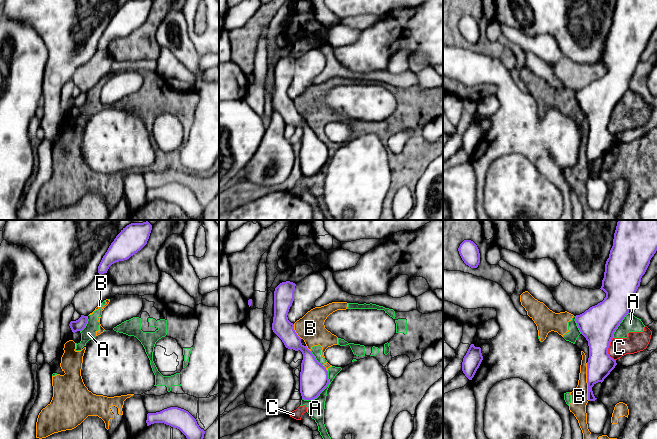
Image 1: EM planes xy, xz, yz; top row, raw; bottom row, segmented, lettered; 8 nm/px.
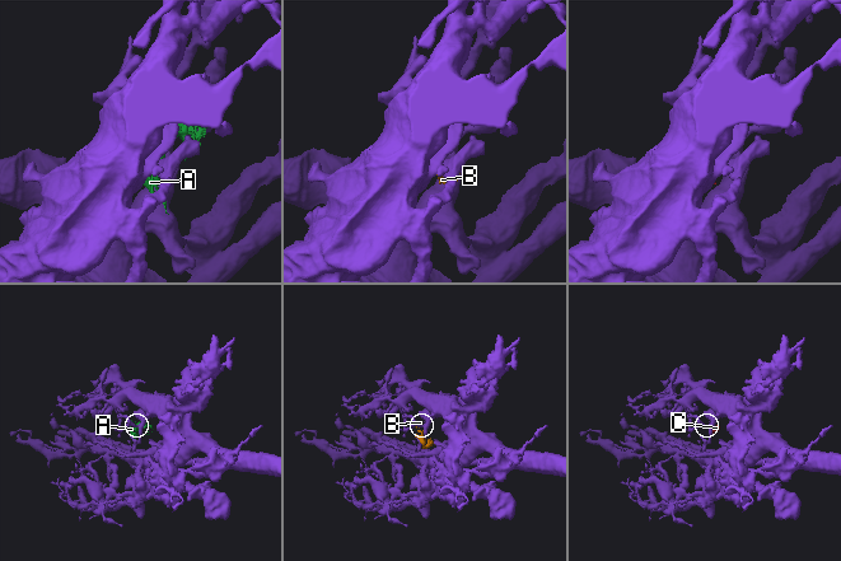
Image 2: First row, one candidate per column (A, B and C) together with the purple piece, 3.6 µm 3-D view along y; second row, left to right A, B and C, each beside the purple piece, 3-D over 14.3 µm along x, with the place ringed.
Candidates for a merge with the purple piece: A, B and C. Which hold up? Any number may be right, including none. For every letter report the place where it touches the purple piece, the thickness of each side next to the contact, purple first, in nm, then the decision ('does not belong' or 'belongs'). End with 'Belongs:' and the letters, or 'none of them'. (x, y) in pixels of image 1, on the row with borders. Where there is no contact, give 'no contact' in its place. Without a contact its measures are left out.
A: meets purple in xz at (322, 390); 220 nm thick on the purple side, 140 nm on the other; does not belong
B: meets purple in yz at (587, 382); 200 nm thick on the purple side, 140 nm on the other; does not belong
C: meets purple in yz at (607, 349); 280 nm thick on the purple side, 160 nm on the other; does not belong
Belongs: none of them

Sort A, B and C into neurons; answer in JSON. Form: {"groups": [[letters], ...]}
{"groups": [["A", "B", "C"]]}

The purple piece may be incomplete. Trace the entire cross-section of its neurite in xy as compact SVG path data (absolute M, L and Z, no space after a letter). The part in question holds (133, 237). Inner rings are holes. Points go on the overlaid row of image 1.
M148 221L131 223L123 228L103 256L98 273L107 273L112 264L127 260L140 251L147 244L151 230L152 225Z

